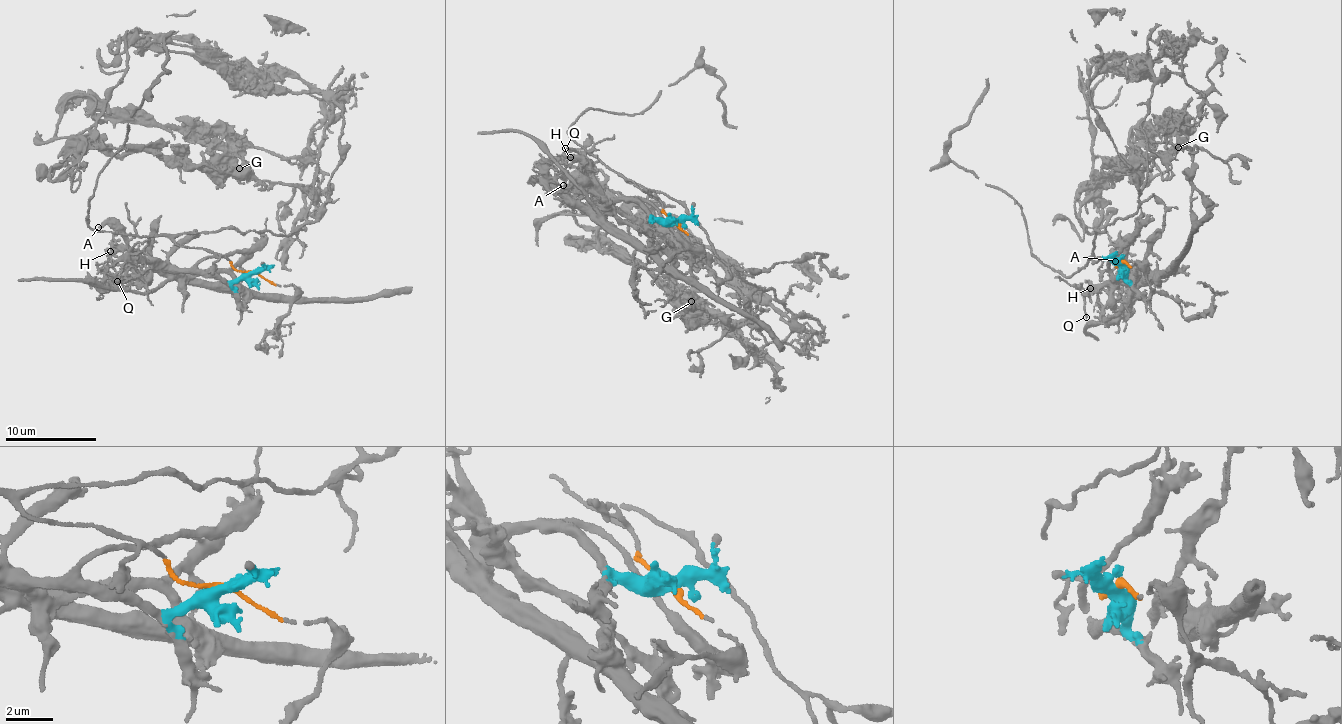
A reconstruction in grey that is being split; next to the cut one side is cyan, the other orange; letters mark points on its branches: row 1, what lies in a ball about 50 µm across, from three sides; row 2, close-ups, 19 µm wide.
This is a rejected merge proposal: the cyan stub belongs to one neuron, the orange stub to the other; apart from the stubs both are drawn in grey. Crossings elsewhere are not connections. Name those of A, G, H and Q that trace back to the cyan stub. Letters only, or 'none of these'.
A, H, Q

